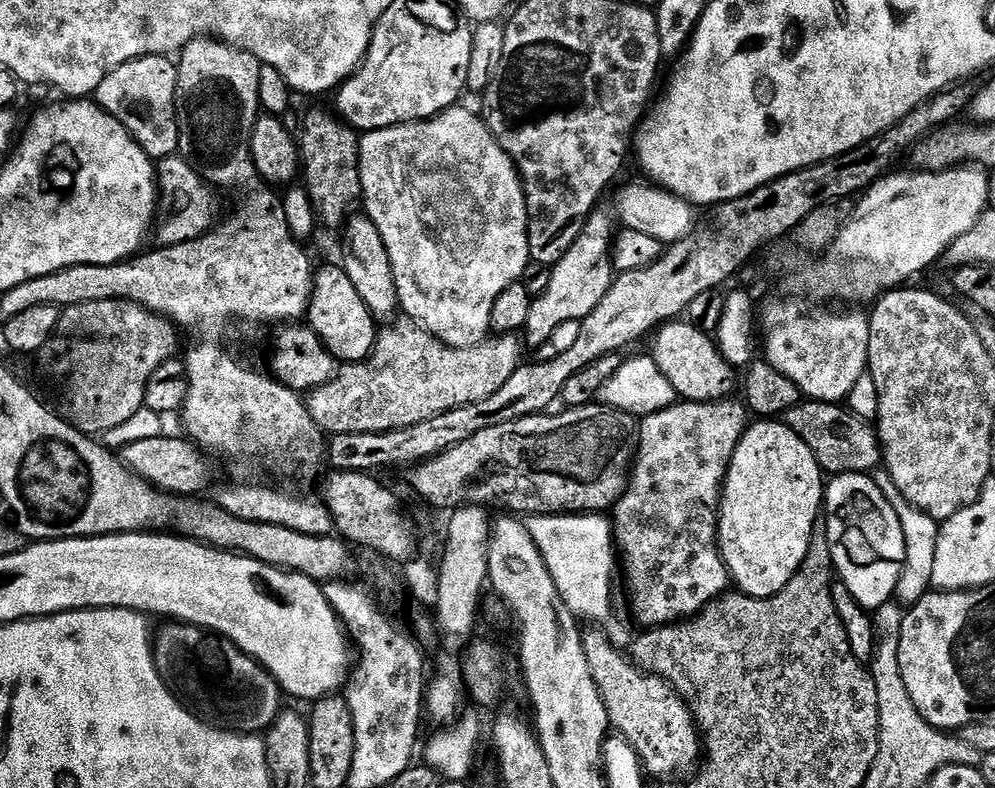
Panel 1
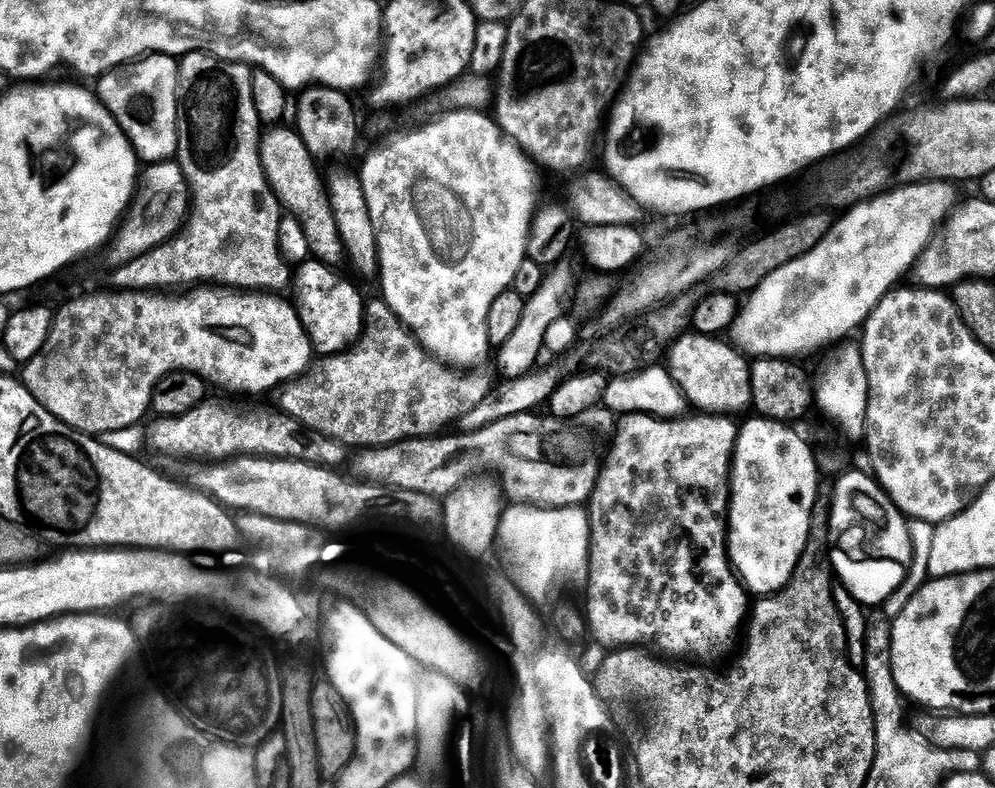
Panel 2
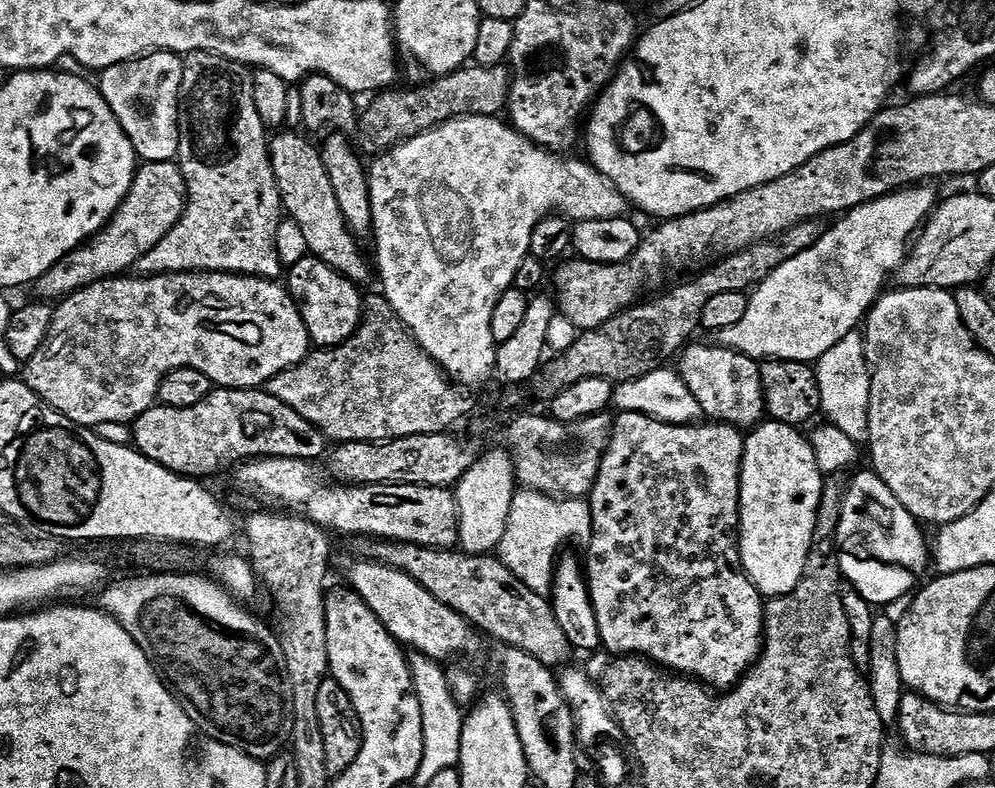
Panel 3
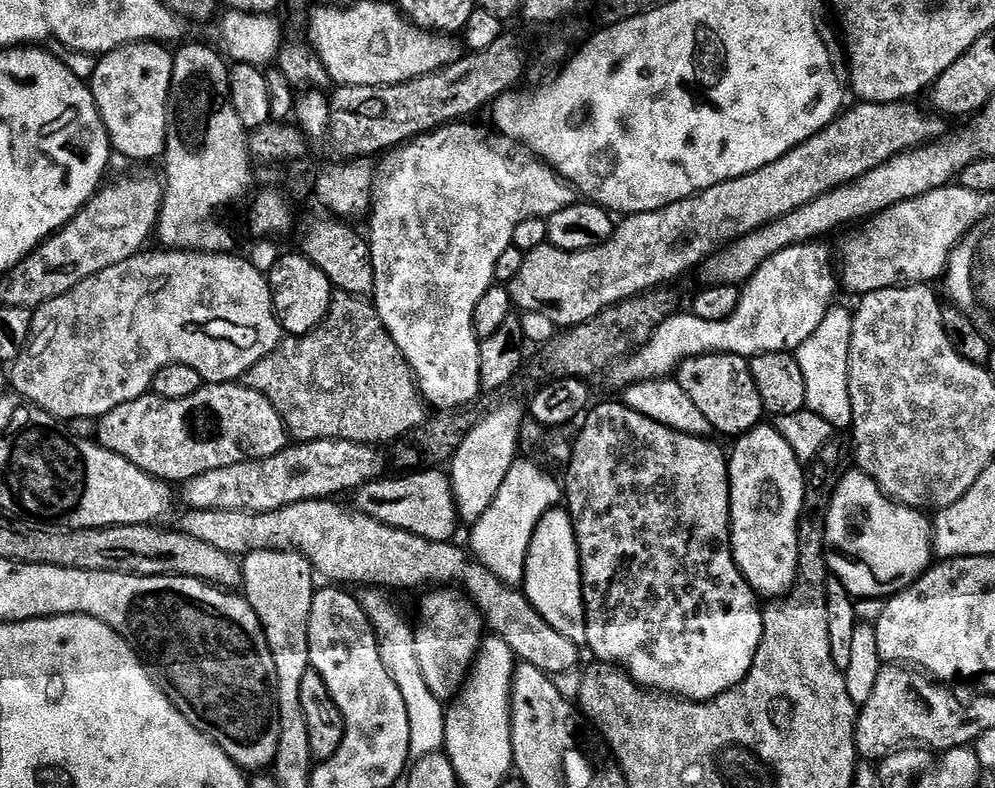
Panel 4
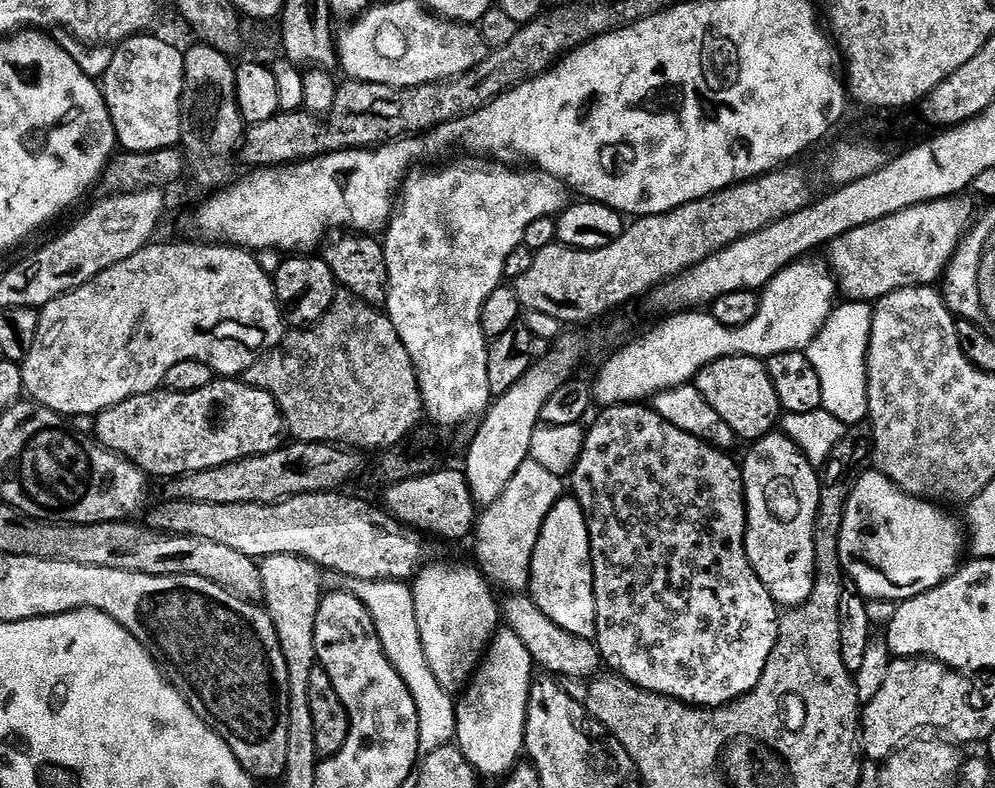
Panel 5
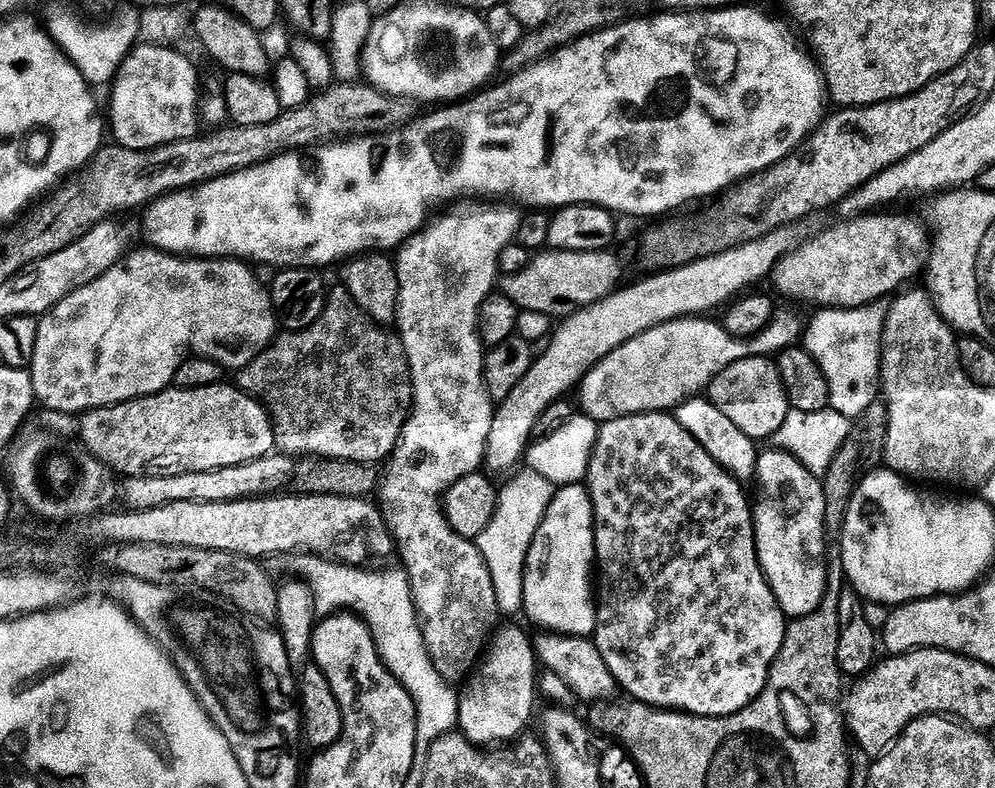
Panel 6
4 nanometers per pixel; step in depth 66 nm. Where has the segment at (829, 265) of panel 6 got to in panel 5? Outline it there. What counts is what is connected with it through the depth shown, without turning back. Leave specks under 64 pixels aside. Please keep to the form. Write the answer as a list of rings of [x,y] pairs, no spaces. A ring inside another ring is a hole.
[[[963,195],[910,206],[898,214],[858,226],[827,245],[840,288],[852,302],[875,302],[903,288],[932,286],[948,271],[952,255],[973,223],[972,204]]]

